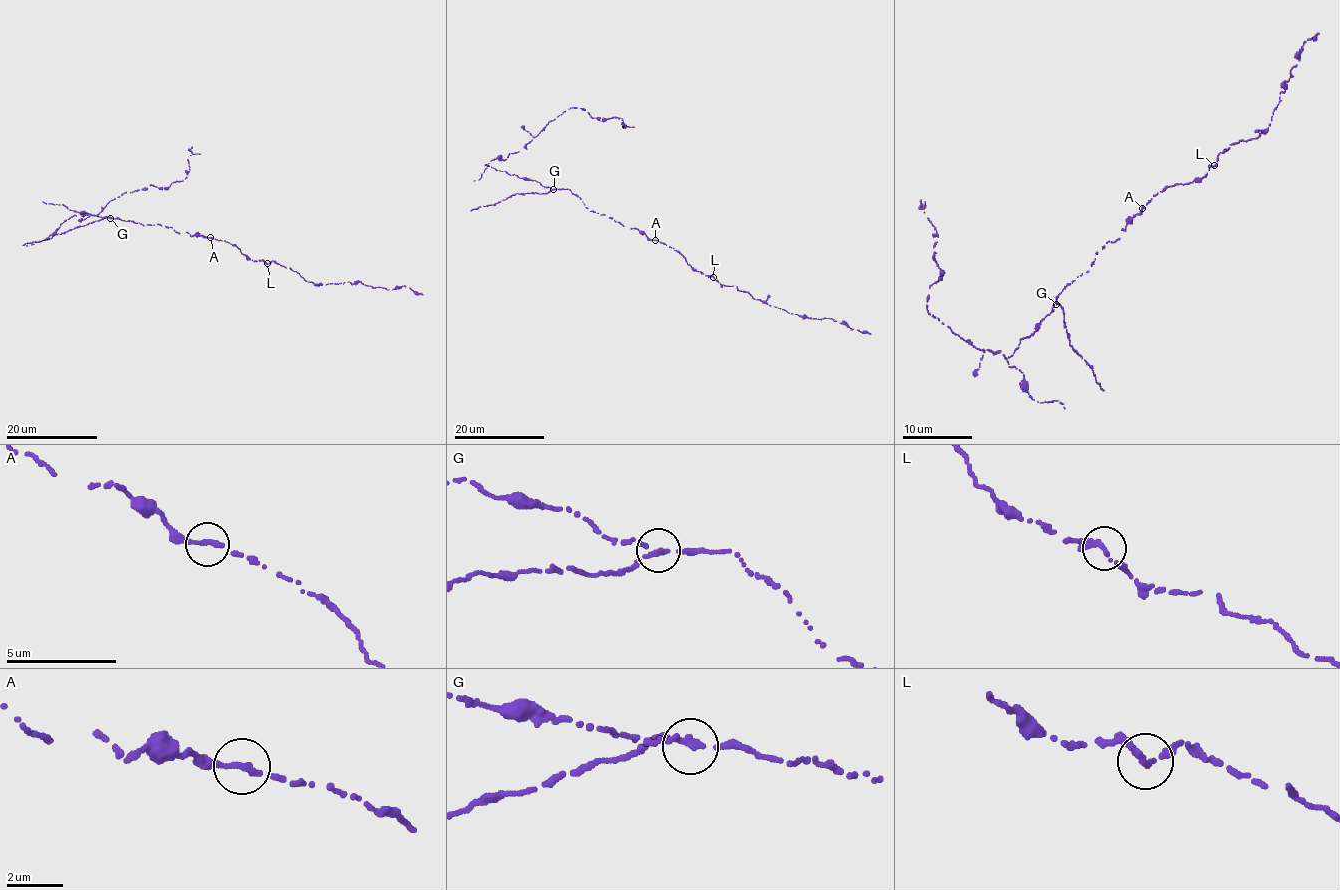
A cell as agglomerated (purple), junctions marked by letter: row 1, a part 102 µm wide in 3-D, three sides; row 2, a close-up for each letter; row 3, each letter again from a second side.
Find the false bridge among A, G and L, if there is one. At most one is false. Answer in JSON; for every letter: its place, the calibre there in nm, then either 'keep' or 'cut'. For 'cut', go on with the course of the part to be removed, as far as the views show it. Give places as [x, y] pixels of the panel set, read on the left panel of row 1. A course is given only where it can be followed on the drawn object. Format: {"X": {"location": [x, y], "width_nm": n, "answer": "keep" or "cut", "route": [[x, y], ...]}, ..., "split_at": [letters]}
{"A": {"location": [210, 237], "width_nm": 220, "answer": "keep"}, "G": {"location": [110, 218], "width_nm": 220, "answer": "cut"}, "L": {"location": [267, 263], "width_nm": 220, "answer": "keep"}, "split_at": ["G"]}

